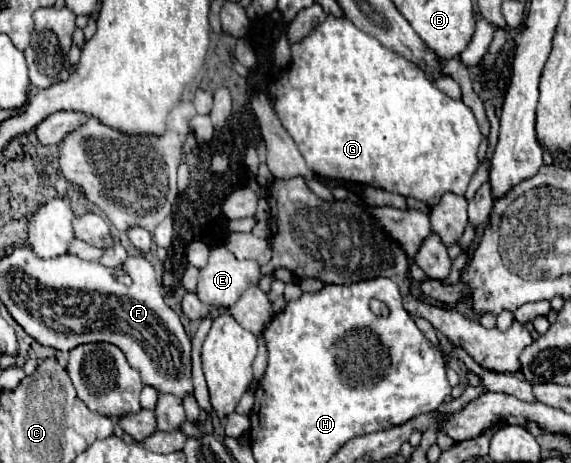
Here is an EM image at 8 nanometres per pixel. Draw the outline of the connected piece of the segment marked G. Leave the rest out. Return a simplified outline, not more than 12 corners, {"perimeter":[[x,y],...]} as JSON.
{"perimeter":[[351,20],[269,98],[307,166],[431,208],[465,194],[469,106]]}

